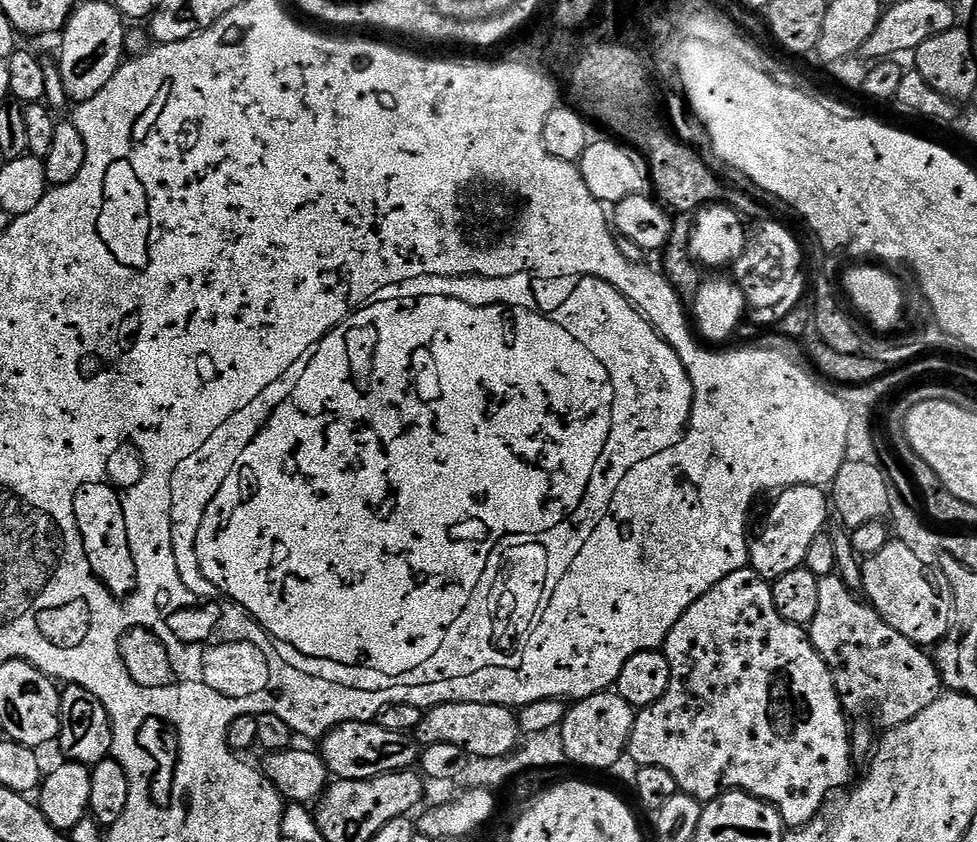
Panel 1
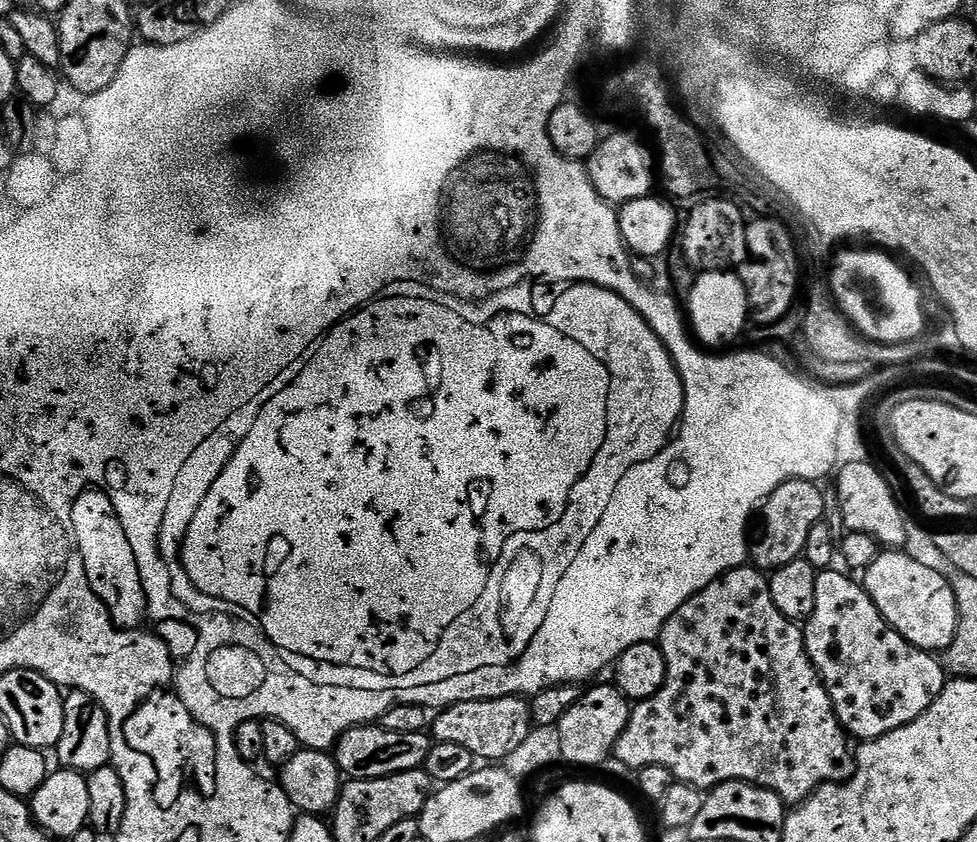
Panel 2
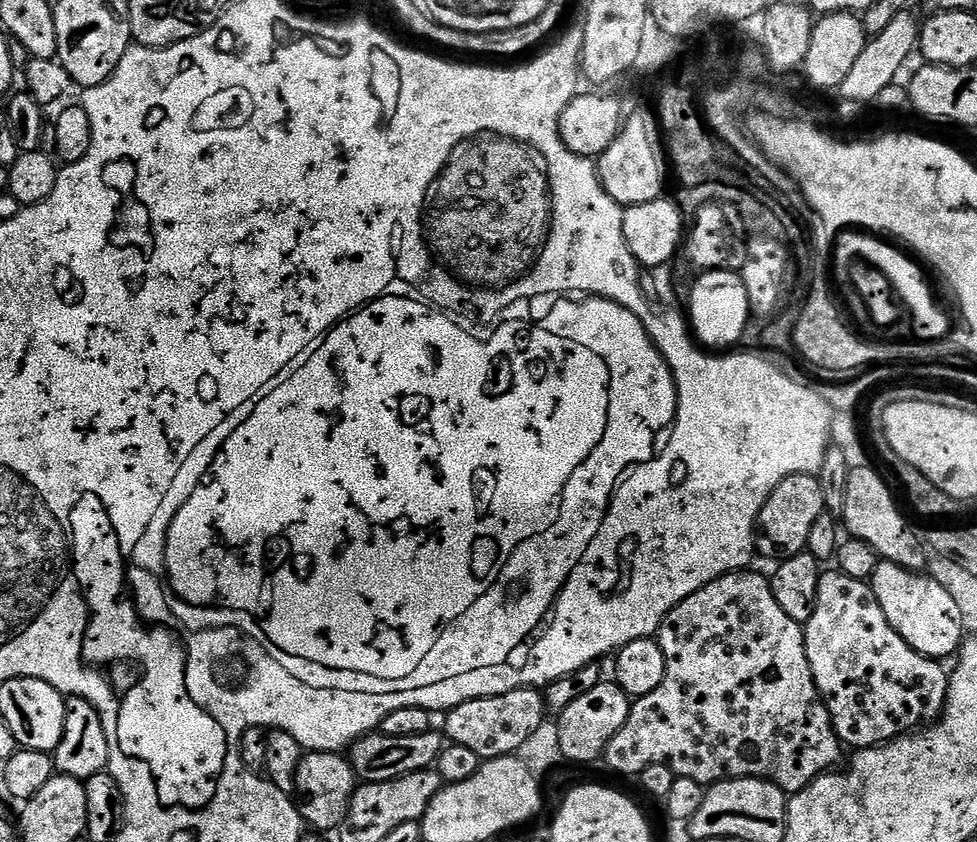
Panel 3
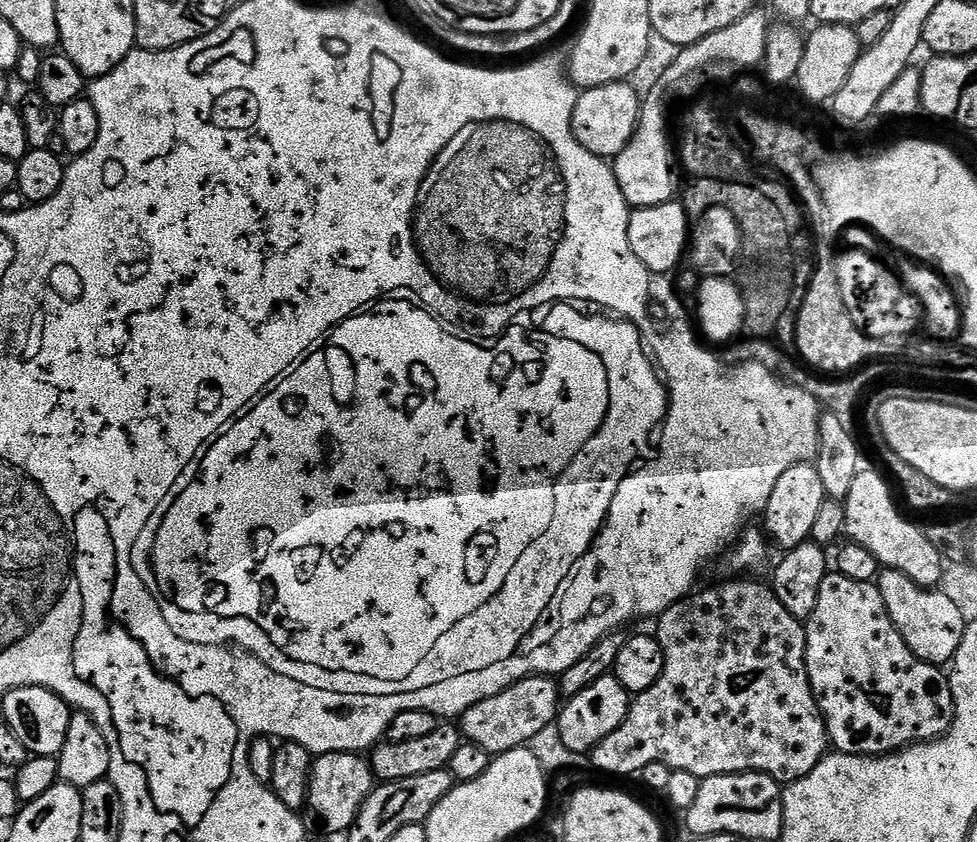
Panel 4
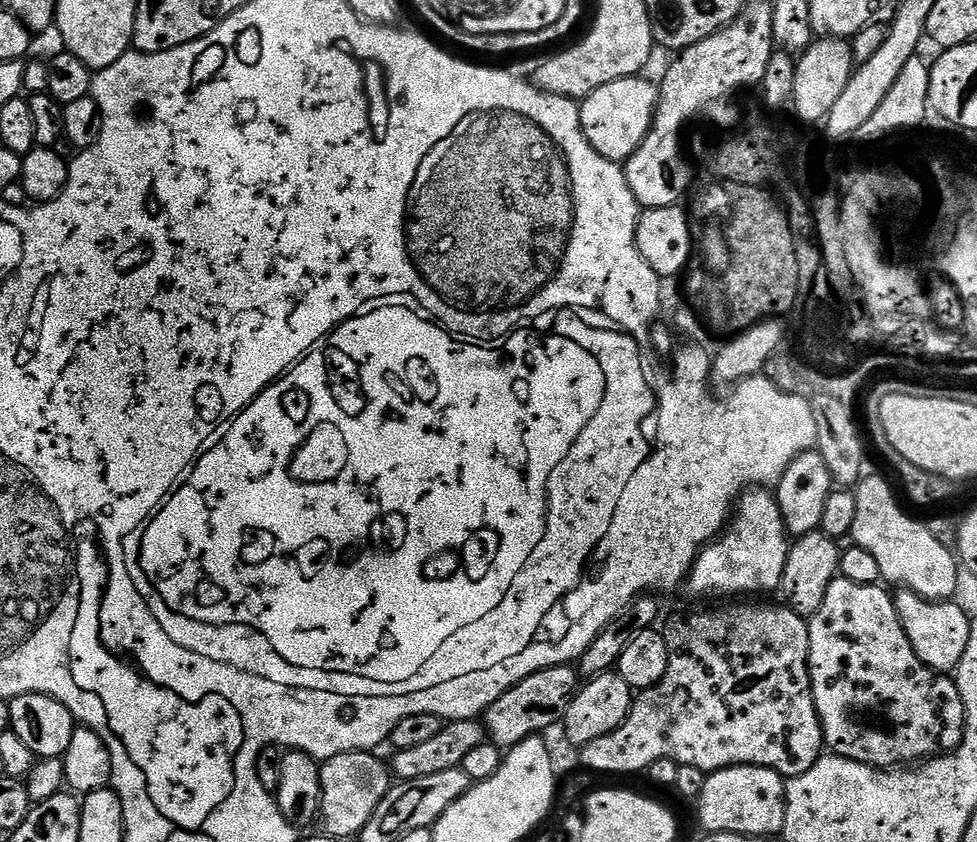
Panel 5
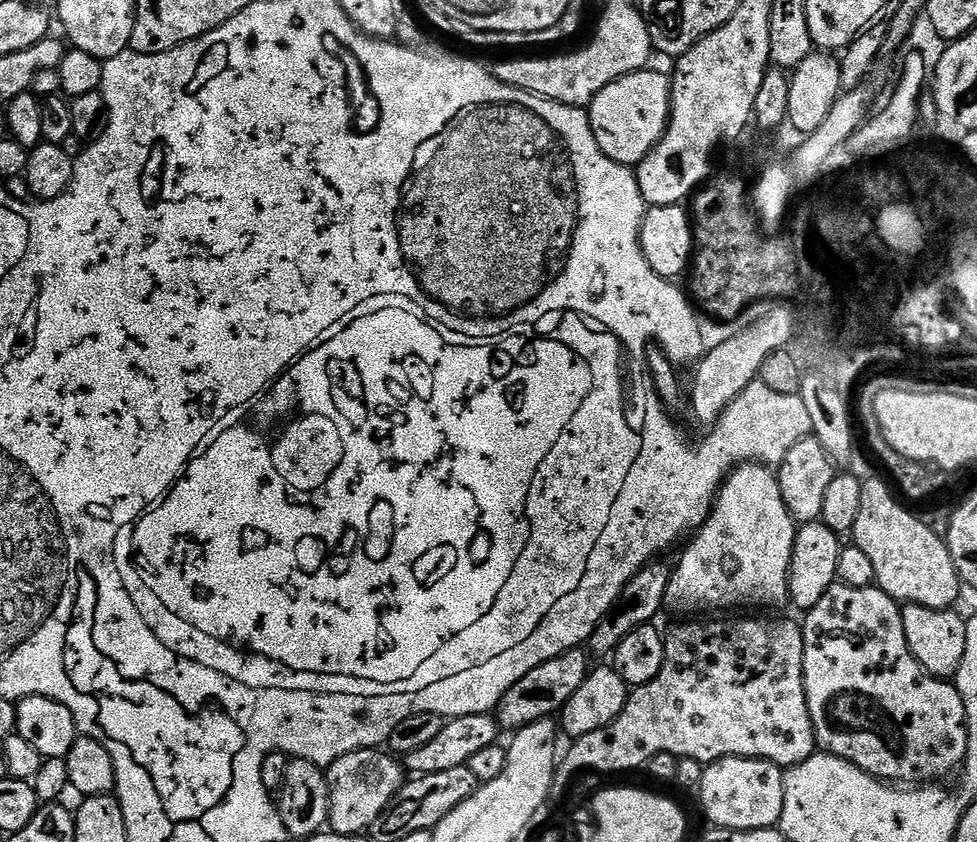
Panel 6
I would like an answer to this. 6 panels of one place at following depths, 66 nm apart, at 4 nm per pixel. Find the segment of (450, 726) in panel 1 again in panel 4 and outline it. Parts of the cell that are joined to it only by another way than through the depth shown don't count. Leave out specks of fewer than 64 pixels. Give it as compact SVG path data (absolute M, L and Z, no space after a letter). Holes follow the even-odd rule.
M528 676L514 686L486 698L458 717L461 737L467 743L482 746L489 757L500 756L515 748L528 746L536 734L556 723L562 707L560 685L546 676Z

